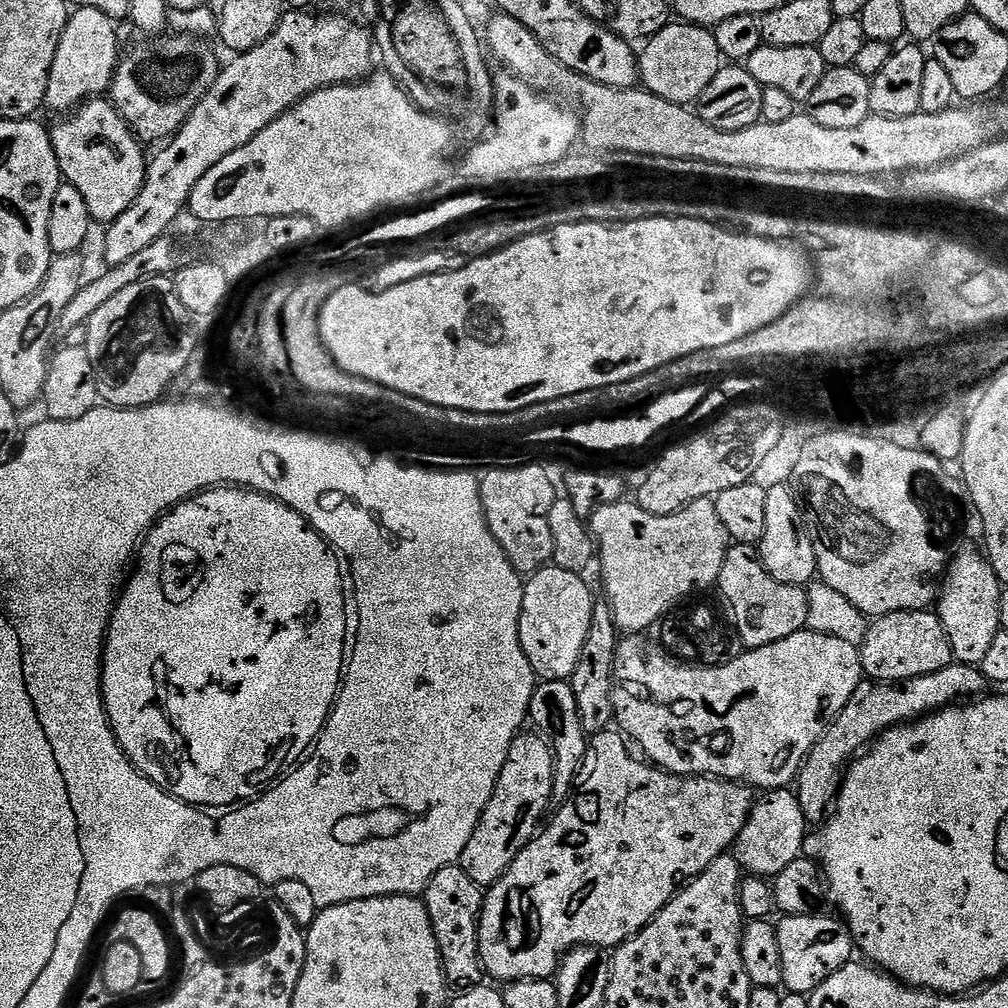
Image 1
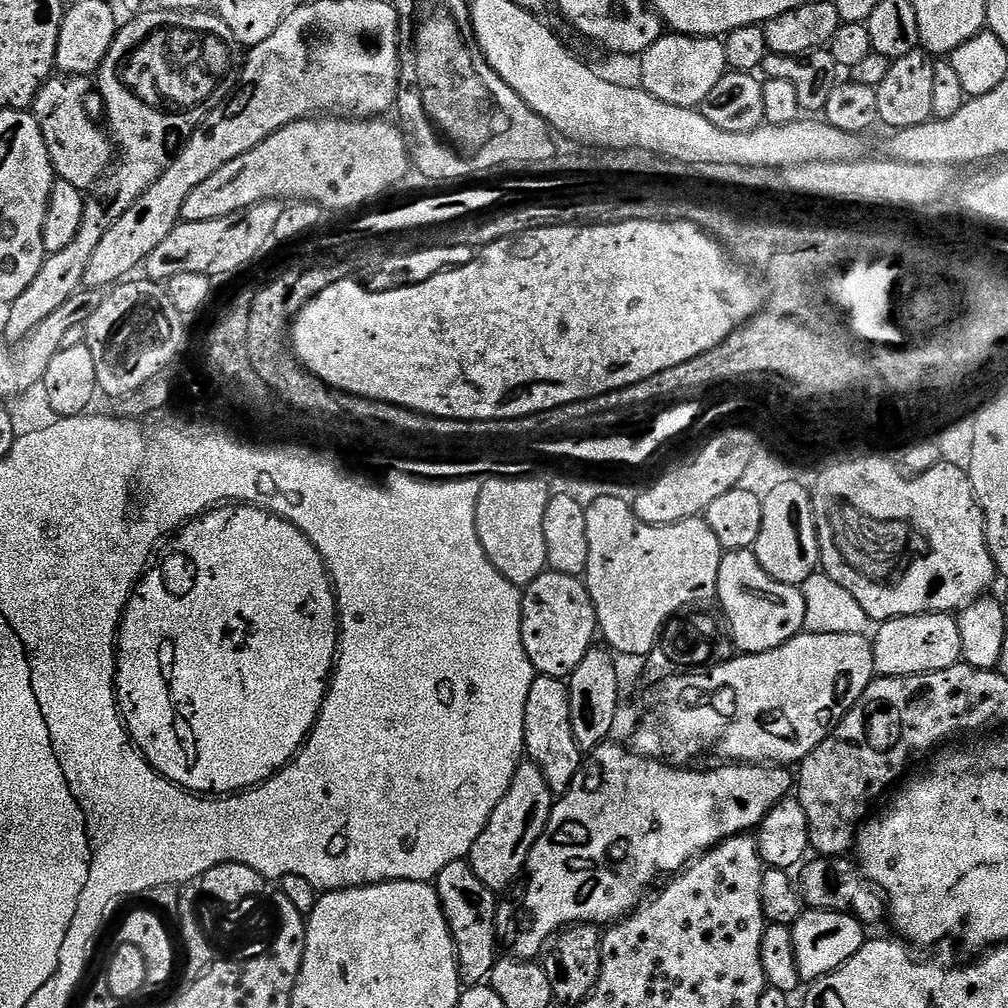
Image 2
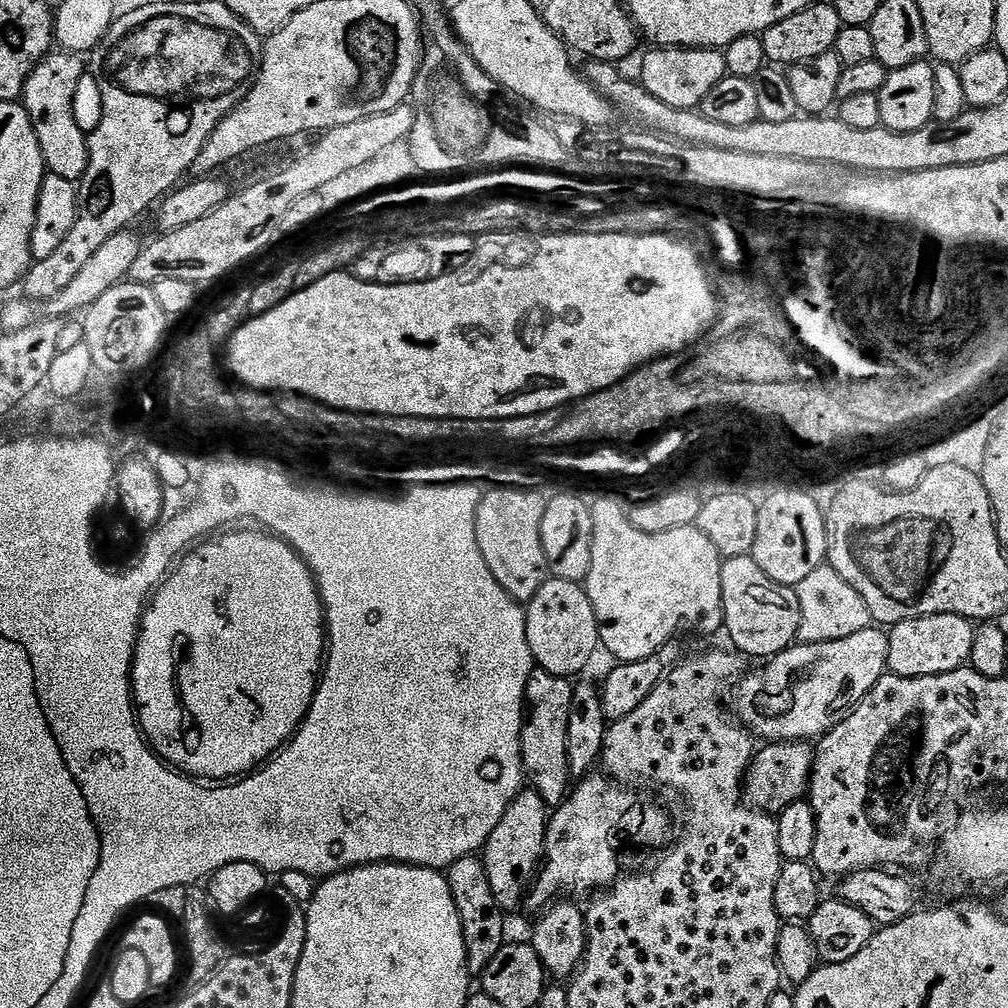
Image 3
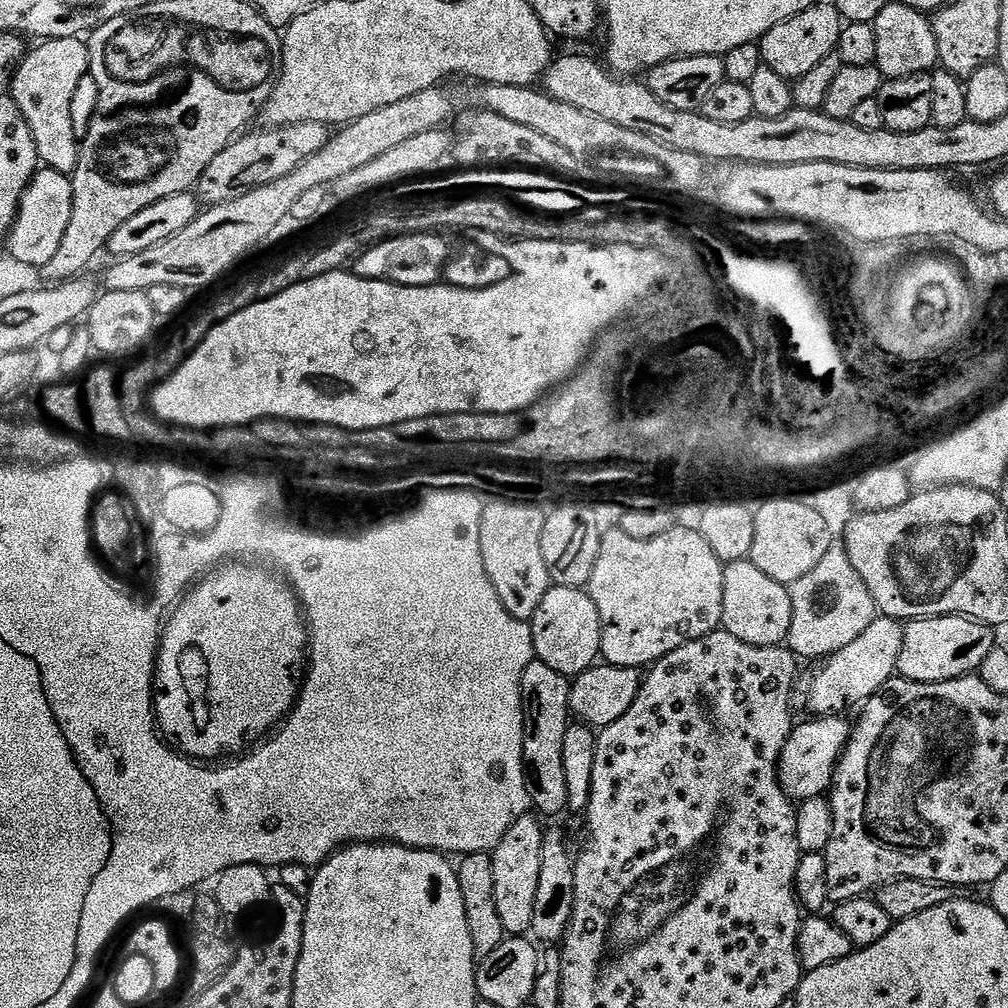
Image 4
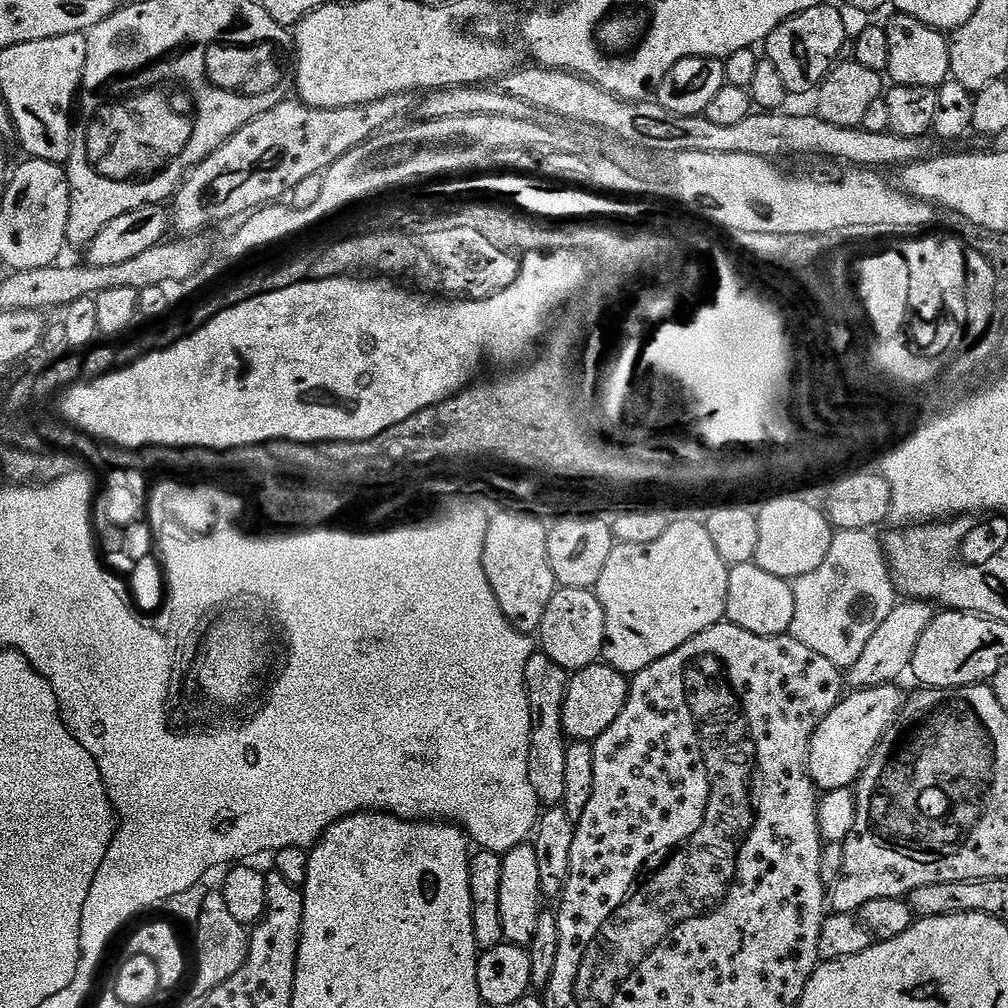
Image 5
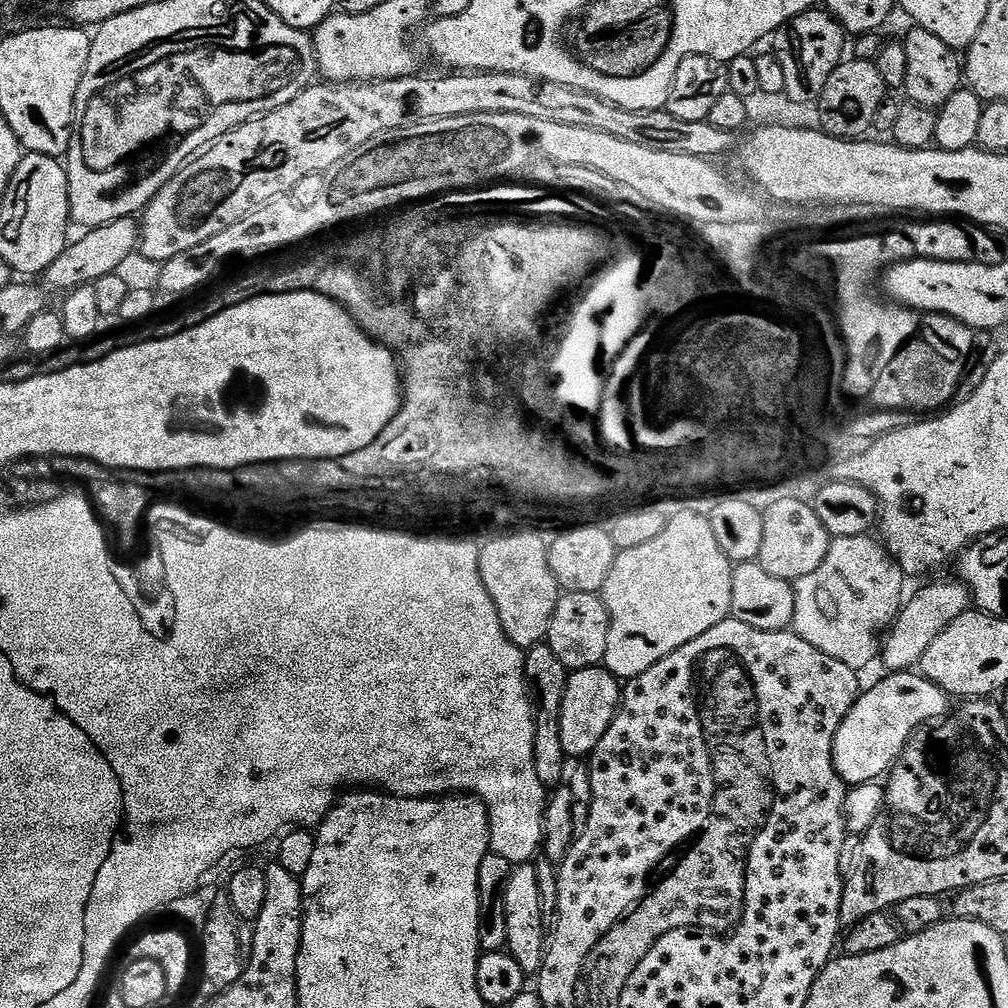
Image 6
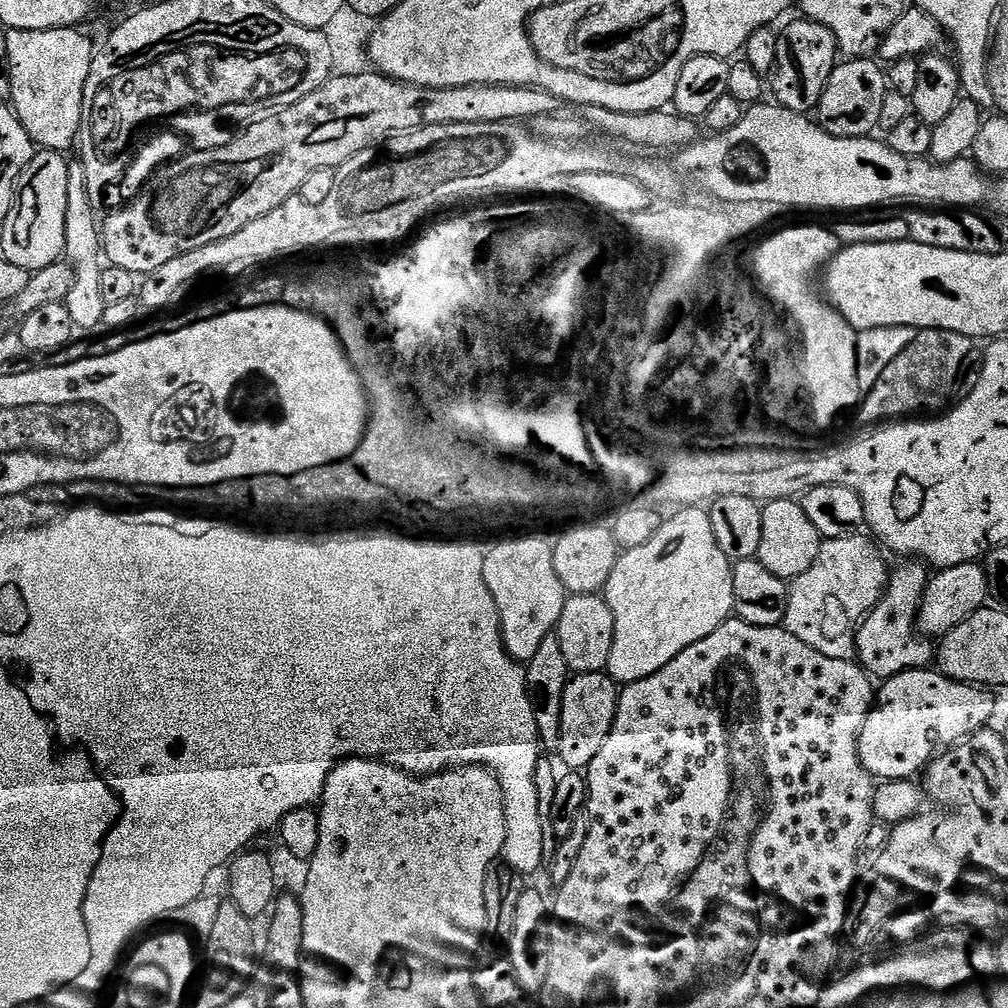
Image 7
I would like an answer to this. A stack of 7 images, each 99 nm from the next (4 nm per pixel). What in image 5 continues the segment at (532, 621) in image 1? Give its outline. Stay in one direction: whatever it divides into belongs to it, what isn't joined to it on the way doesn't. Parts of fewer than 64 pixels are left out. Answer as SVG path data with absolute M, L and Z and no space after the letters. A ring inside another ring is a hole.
M557 587L554 598L550 598L550 606L546 606L546 614L542 614L538 629L538 644L542 651L570 674L581 672L603 657L605 638L606 614L595 591L590 588Z

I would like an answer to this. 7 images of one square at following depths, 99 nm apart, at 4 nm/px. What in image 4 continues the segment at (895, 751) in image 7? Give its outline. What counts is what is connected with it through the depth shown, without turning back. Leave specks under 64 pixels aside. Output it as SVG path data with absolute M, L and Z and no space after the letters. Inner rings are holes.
M843 715L821 716L811 718L805 724L797 723L792 729L792 736L788 739L780 755L780 785L784 788L789 800L803 802L810 798L824 796L831 789L832 779L836 773L836 766L844 754L848 739L852 736L853 725L844 721Z

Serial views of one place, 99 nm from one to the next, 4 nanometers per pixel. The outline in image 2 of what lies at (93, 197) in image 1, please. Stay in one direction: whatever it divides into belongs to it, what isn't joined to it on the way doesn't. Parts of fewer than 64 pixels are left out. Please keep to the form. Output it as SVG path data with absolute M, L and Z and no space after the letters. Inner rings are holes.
M53 75L52 79L40 87L30 109L42 130L42 138L46 142L46 150L57 177L81 190L95 186L114 163L114 144L109 133L92 121L84 105L84 99L91 88L93 91L94 84L87 76Z

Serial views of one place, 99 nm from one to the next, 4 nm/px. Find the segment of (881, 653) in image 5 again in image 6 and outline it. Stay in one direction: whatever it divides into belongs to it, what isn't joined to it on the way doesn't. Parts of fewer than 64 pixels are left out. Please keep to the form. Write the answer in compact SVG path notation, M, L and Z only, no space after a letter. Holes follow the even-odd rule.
M956 578L928 584L910 600L901 607L882 640L882 660L884 656L884 664L889 673L915 669L922 654L926 654L926 649L930 647L930 642L934 642L934 638L938 638L938 634L942 634L942 630L946 630L946 626L954 622L954 618L958 618L970 608L968 585Z

